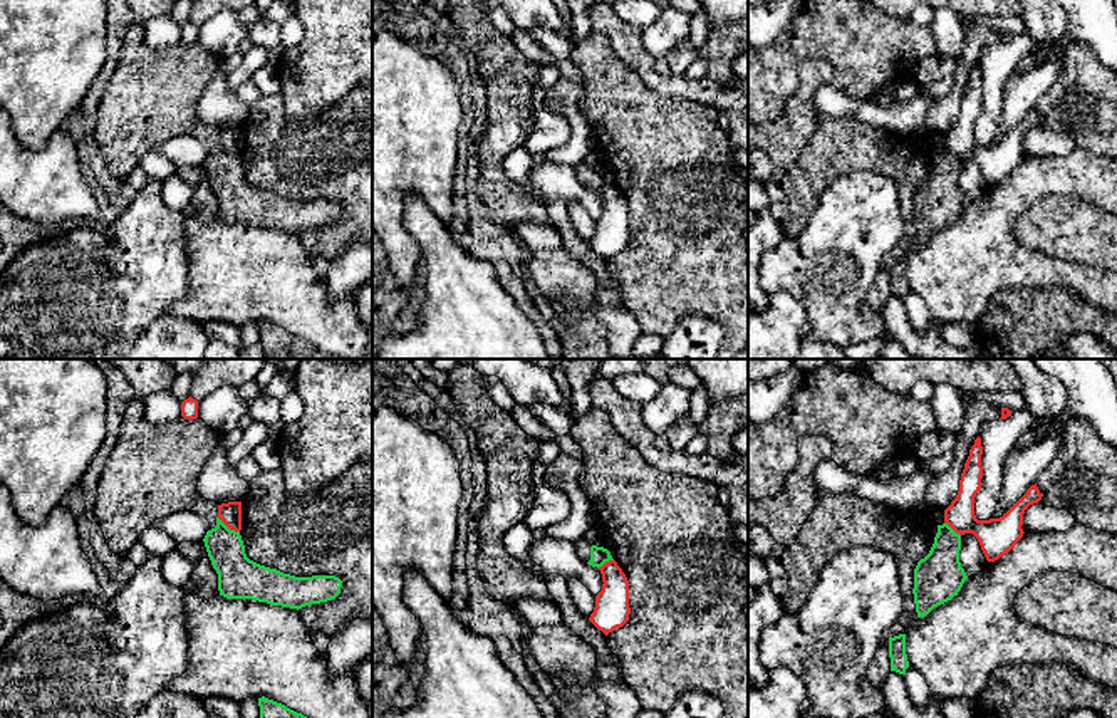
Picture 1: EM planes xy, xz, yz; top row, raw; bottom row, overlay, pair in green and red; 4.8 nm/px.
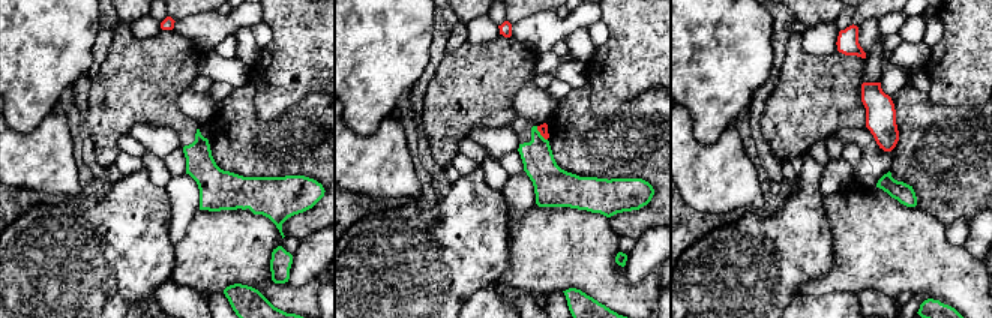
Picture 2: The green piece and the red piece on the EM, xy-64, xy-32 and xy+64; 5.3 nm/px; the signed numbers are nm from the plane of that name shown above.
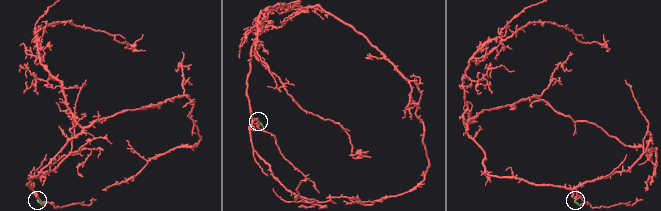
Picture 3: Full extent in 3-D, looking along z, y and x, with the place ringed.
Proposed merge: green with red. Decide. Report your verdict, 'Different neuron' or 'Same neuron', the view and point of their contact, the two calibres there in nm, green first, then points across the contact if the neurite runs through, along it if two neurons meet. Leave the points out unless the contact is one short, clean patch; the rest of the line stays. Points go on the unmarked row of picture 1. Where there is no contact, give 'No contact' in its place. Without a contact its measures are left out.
Different neuron. Touches green at xy (227, 151). Thickness 200 nm (green) against 110 nm. Boundary: xy (217, 141), (238, 156)

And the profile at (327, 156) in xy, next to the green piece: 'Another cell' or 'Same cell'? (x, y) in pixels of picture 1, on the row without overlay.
Another cell

